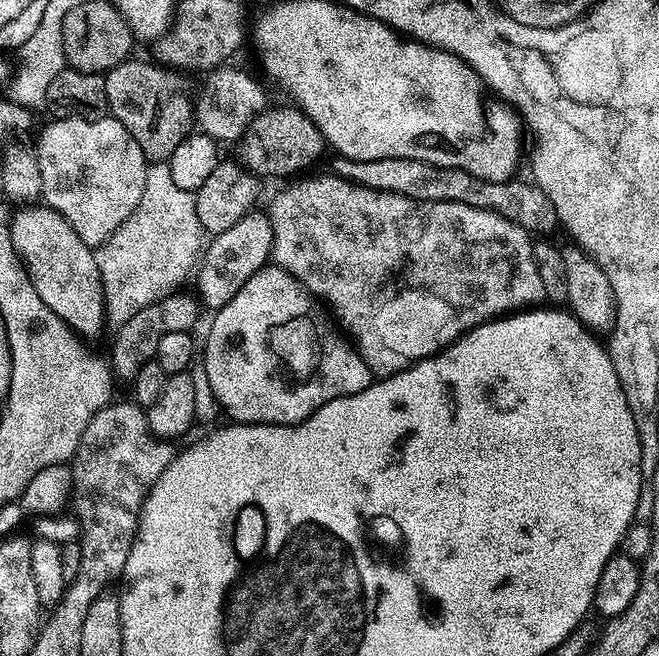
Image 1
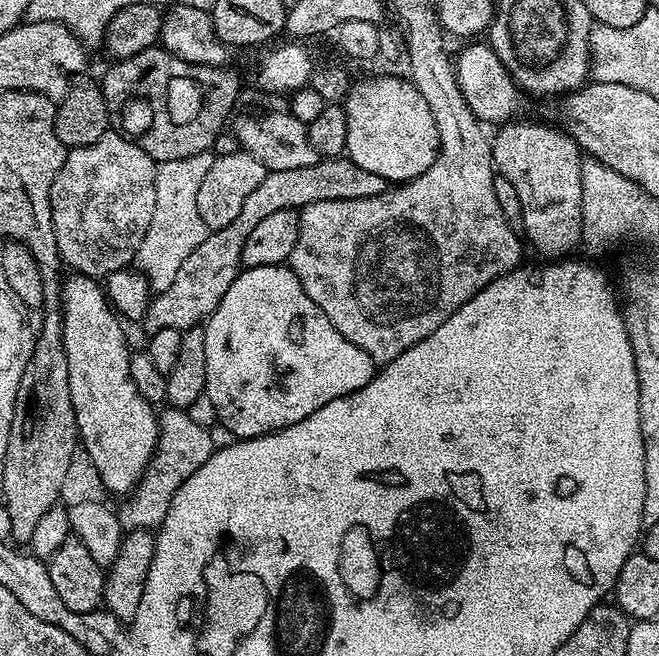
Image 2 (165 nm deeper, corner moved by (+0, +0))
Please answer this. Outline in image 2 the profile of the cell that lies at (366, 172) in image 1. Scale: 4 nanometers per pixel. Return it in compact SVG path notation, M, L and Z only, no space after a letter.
M347 156L325 157L314 165L269 172L247 196L238 218L234 218L230 226L222 226L222 230L209 232L202 246L198 246L198 250L194 250L194 254L190 254L190 258L182 262L174 282L170 282L164 292L155 293L149 299L148 311L142 321L143 327L148 327L149 333L167 328L185 332L188 328L203 325L218 306L218 302L222 302L226 290L230 290L234 278L240 275L242 246L246 238L250 238L250 230L254 230L254 226L258 226L262 218L270 218L270 214L278 214L278 210L287 208L299 210L314 202L374 197L387 191L387 188L387 180L378 174L370 174Z

